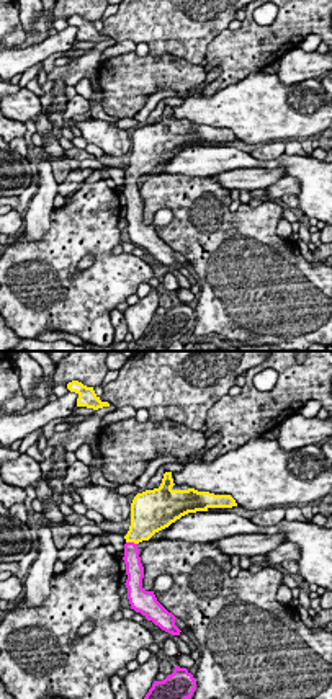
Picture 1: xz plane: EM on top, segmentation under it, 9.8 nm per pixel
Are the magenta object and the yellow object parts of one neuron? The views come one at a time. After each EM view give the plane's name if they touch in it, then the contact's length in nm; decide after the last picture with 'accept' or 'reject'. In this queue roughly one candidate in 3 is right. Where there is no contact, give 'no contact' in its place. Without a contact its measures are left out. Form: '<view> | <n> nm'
xz | 120 nm

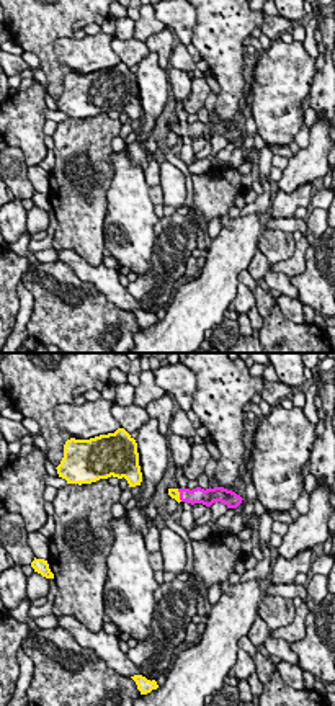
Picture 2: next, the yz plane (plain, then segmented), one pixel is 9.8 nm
yz | 140 nm

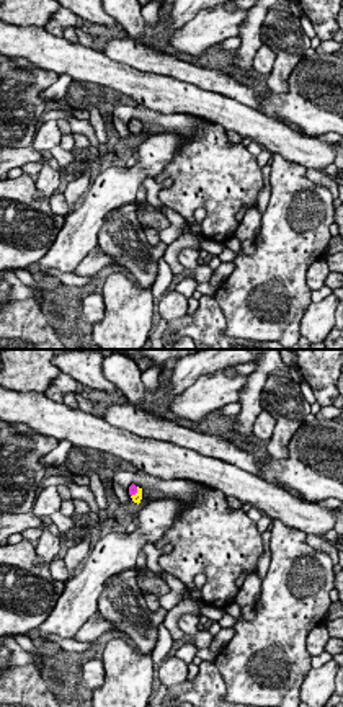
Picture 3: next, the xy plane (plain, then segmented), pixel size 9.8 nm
xy | 130 nm

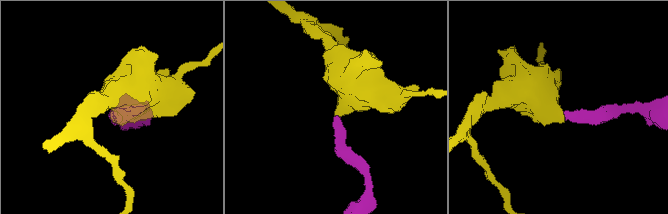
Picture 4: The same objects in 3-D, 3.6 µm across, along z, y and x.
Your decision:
accept

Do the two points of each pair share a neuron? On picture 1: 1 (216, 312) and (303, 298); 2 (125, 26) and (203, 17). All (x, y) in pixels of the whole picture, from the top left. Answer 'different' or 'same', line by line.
1: same
2: same

